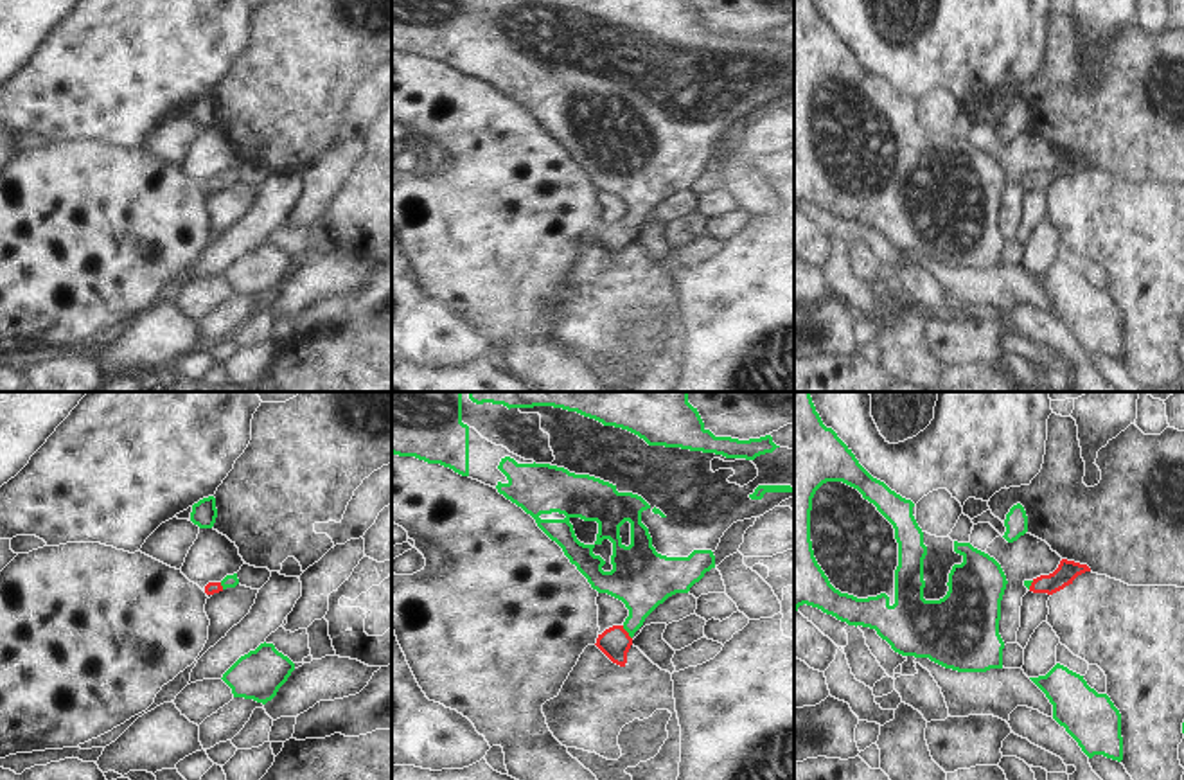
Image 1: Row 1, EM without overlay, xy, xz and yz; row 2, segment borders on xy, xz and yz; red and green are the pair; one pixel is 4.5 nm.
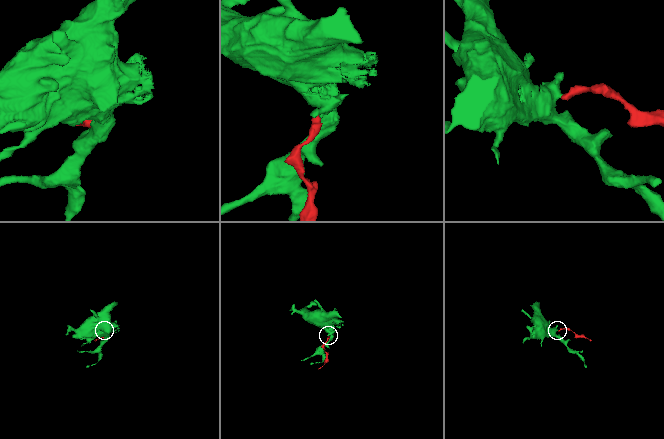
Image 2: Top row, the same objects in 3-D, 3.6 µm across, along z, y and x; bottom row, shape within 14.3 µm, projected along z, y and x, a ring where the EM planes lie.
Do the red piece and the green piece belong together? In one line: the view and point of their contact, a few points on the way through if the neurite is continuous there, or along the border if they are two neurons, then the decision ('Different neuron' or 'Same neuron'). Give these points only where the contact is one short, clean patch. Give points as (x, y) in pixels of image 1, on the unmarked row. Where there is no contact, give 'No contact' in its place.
Touches red at xz (627, 230). Path across: xz (615, 239), (627, 230), (640, 205), (642, 177). Same neuron.

